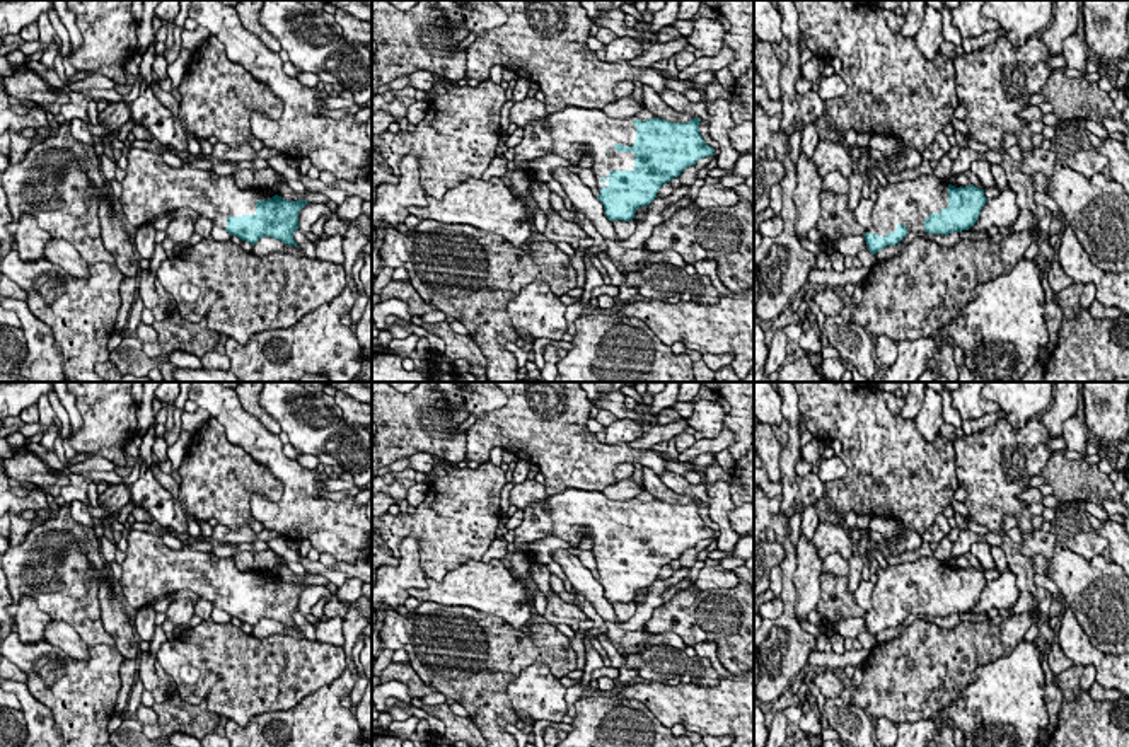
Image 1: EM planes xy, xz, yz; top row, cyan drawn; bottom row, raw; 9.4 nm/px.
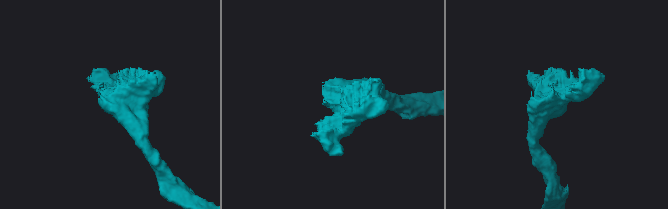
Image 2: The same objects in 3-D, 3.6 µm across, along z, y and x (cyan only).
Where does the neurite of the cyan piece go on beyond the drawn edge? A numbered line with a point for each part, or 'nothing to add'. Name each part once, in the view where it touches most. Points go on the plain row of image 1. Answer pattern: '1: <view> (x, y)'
1: xz (570, 514)

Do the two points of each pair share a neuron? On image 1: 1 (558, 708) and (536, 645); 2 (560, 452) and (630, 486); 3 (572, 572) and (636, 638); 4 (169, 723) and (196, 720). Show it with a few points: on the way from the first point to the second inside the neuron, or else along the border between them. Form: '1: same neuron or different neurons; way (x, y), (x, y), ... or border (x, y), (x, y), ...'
1: different neurons; border (550, 665), (532, 662), (509, 686)
2: different neurons; border (618, 481), (602, 492)
3: same neuron; way (590, 590), (618, 630)
4: same neuron; way (176, 720), (190, 720)

